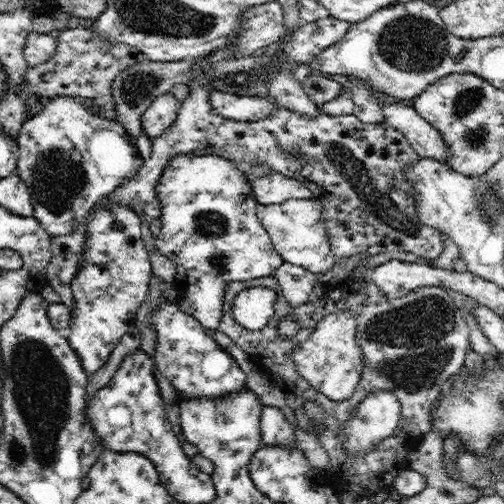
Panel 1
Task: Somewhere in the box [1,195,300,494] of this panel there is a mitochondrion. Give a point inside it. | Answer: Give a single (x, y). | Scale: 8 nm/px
(40, 387)

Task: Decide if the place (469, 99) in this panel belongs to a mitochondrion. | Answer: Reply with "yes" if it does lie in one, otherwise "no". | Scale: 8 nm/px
yes

